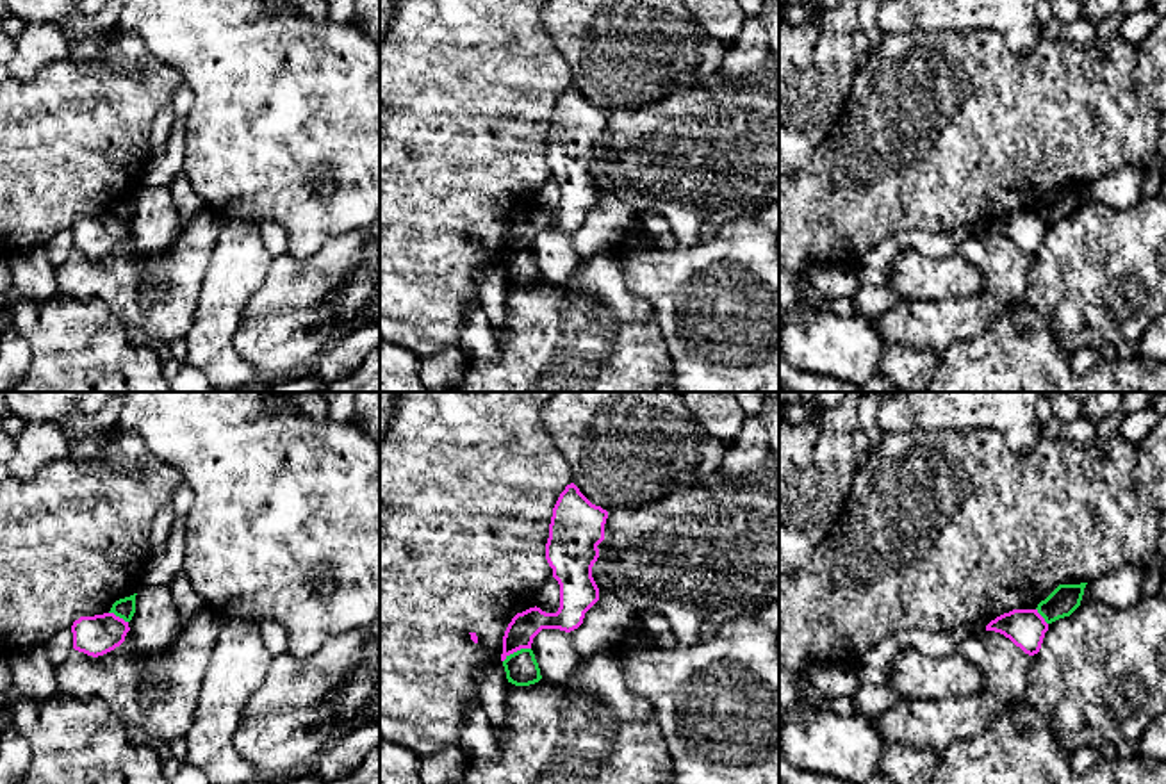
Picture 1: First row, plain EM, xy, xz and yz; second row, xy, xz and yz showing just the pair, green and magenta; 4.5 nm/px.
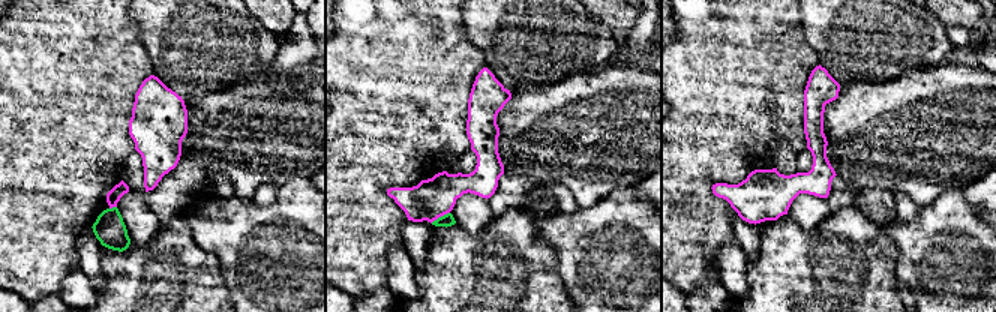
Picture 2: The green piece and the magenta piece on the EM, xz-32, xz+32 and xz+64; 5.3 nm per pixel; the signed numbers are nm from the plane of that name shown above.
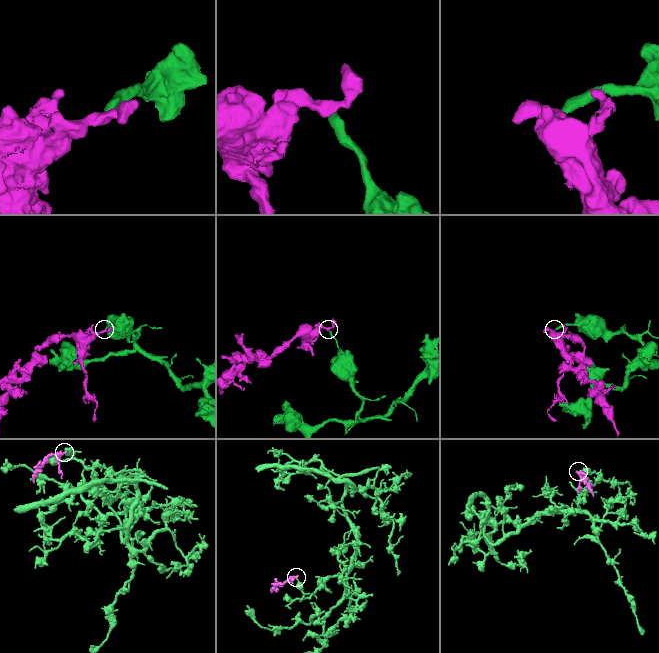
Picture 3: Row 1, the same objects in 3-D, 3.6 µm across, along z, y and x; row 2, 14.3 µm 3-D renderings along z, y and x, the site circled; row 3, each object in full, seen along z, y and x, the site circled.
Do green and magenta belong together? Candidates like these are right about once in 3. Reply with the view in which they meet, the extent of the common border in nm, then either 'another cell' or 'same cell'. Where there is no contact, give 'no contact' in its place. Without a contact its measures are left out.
xz | 140 nm | another cell

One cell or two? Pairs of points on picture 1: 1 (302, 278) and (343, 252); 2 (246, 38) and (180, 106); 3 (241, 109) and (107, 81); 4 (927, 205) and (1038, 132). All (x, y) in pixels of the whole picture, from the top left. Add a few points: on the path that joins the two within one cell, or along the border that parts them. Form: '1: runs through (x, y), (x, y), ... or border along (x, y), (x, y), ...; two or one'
1: runs through (312, 278), (332, 262); one
2: border along (184, 81), (193, 95), (193, 106), (186, 118); two
3: border along (152, 54), (172, 65), (184, 81); two
4: runs through (954, 179), (1001, 132), (1011, 132); one

